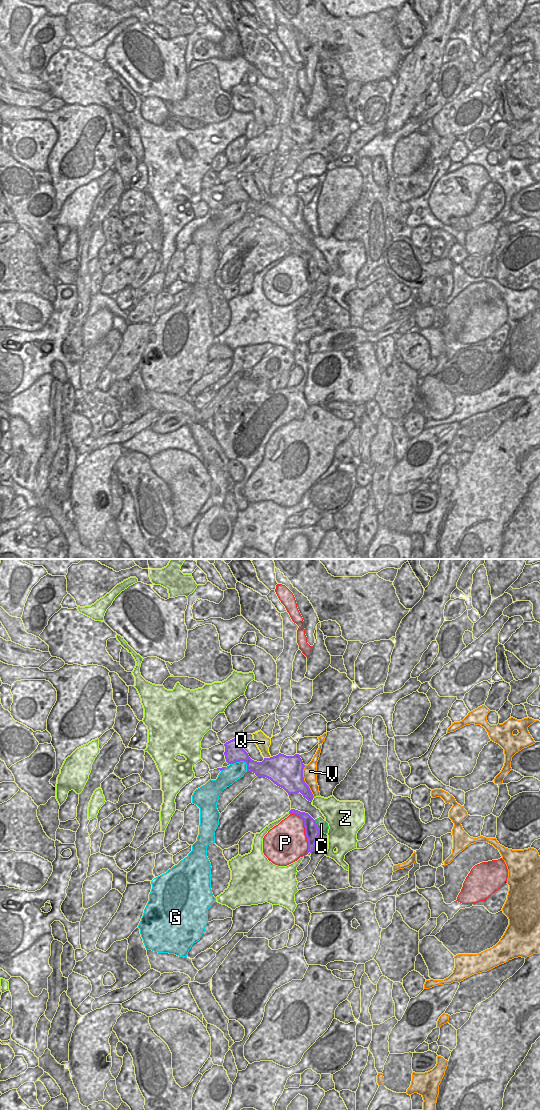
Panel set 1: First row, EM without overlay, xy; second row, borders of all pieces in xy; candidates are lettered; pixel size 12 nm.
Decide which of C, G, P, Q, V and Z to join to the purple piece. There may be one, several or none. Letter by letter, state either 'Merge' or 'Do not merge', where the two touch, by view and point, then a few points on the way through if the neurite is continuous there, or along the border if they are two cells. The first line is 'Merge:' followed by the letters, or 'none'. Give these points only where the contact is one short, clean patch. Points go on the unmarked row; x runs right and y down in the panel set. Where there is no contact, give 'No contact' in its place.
Merge: C
C: Merge. Touches purple at xy (316, 266)
G: Do not merge. Touches purple at xy (242, 200)
P: Do not merge. Touches purple at xy (305, 270)
Q: Do not merge. Touches purple at xy (267, 198). Boundary: xy (270, 196), (264, 198)
V: Do not merge. Touches purple at xy (304, 221)
Z: Do not merge. Touches purple at xy (312, 239).

